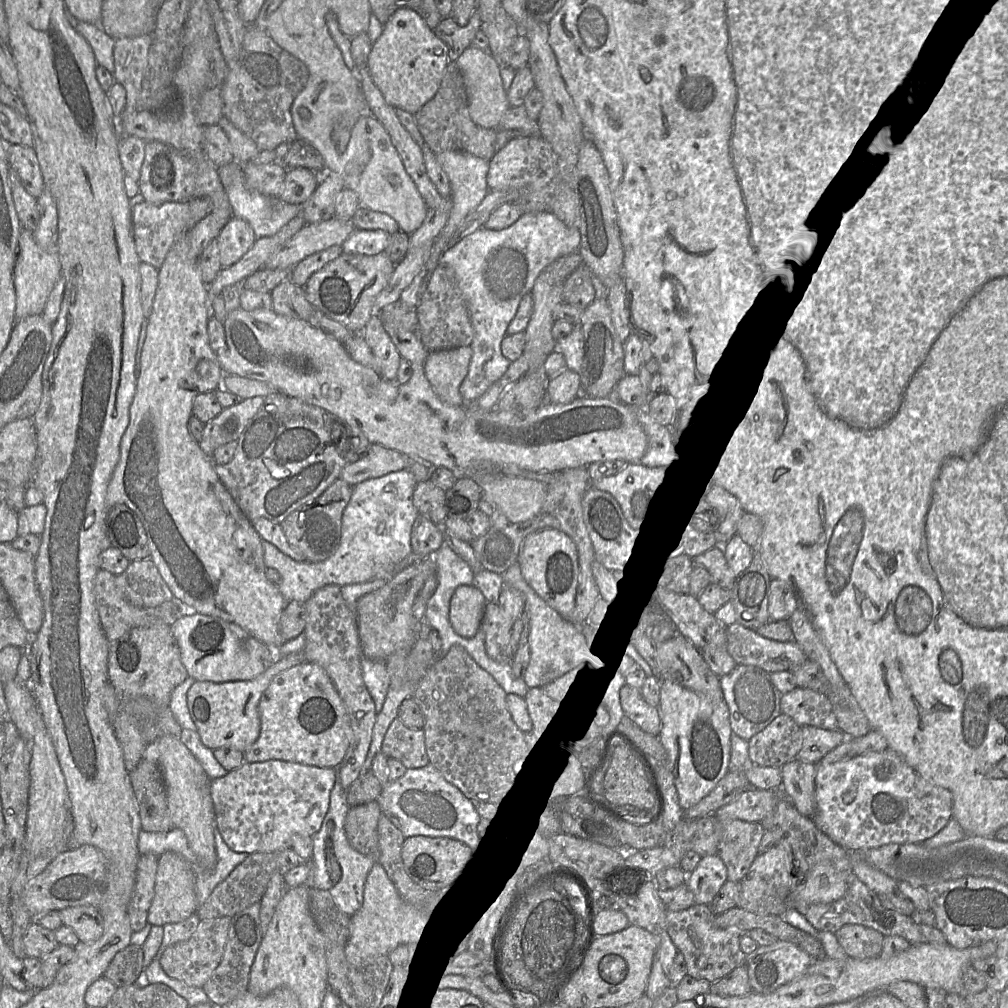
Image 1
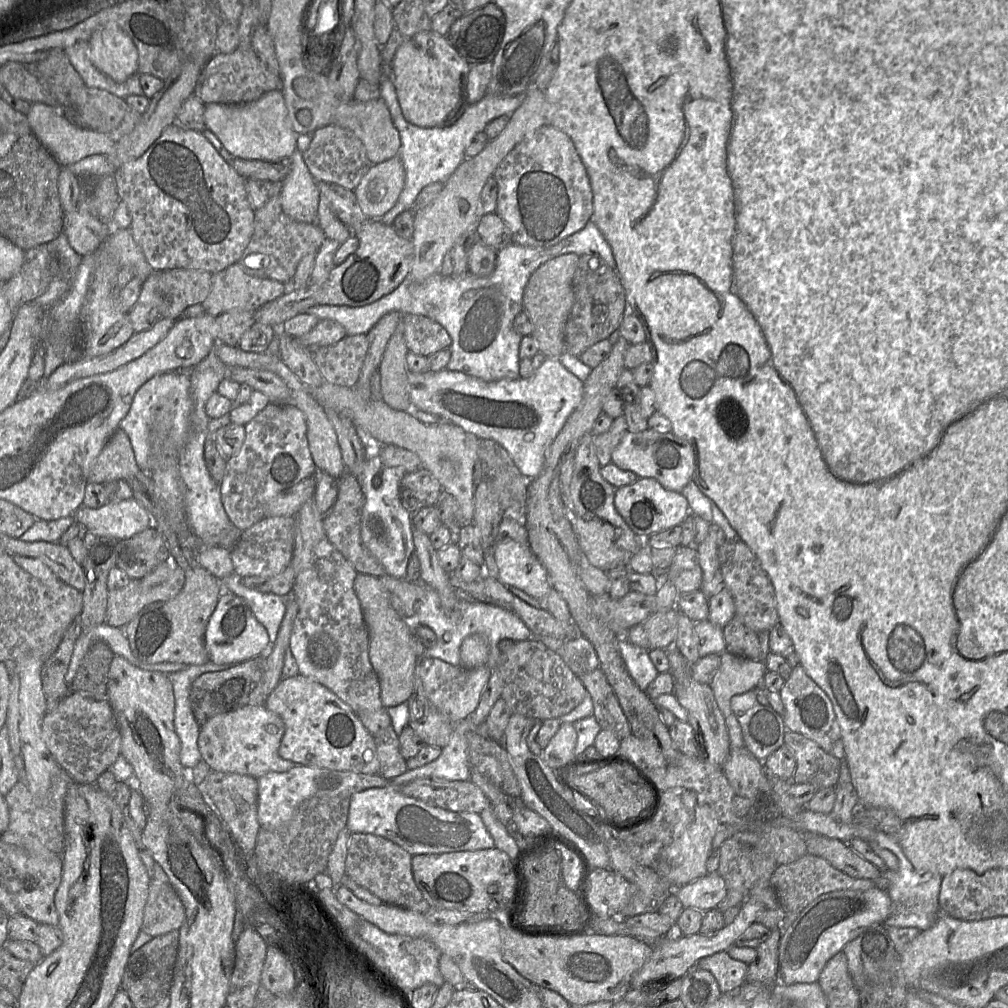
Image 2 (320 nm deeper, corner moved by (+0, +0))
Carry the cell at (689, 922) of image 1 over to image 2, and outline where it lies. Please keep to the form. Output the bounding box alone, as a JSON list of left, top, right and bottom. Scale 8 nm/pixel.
[696,951,748,994]

